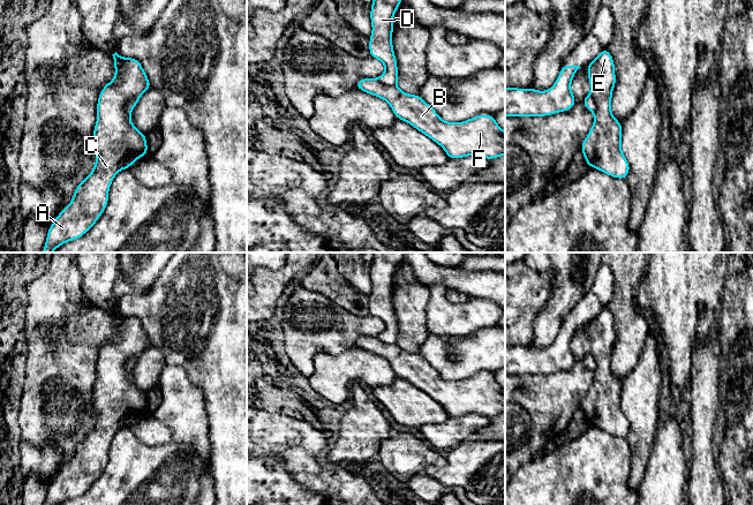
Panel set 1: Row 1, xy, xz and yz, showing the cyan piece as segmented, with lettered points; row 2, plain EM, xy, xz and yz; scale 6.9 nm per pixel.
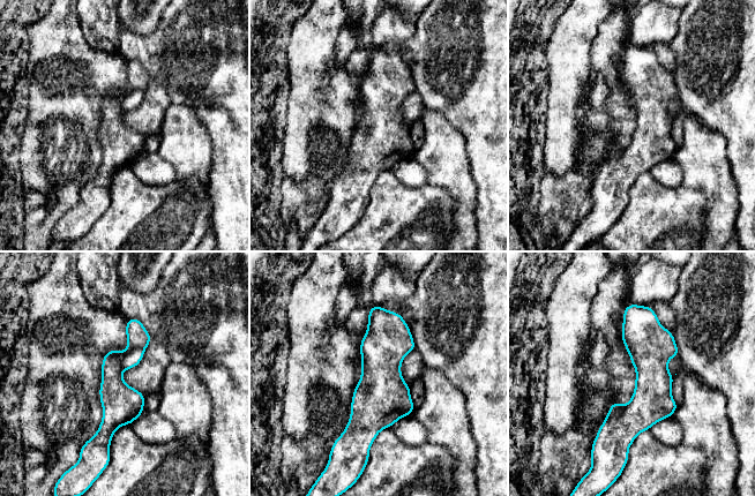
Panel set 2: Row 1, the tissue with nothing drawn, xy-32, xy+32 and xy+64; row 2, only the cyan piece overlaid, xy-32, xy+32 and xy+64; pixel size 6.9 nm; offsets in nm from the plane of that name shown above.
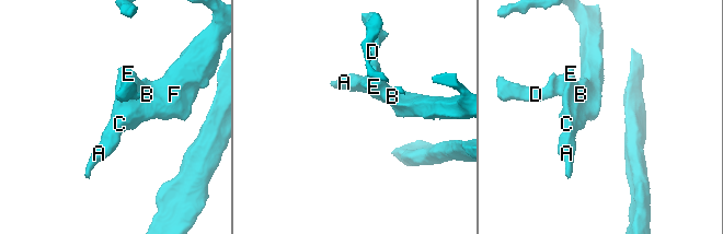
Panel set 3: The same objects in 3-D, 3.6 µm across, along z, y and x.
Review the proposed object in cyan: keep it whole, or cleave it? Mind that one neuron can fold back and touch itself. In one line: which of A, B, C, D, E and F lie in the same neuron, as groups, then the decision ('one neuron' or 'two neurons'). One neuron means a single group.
A B C E F / D; two neurons

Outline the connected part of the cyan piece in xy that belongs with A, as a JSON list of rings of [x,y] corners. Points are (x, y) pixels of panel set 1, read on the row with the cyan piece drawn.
[[[116,52],[113,55],[115,76],[100,90],[97,101],[97,121],[93,128],[93,149],[96,164],[92,172],[74,190],[71,202],[63,208],[51,224],[45,247],[42,252],[53,252],[61,244],[82,238],[100,218],[108,205],[108,190],[114,176],[143,156],[149,154],[146,135],[130,121],[130,113],[125,105],[131,99],[140,100],[151,89],[151,83],[135,58],[123,58]]]

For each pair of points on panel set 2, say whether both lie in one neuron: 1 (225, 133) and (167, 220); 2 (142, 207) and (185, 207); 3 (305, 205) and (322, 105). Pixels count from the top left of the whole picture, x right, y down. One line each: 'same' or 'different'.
1: different
2: same
3: different

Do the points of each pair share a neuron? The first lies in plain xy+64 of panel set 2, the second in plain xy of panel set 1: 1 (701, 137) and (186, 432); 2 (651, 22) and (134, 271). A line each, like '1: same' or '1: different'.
1: same
2: different

